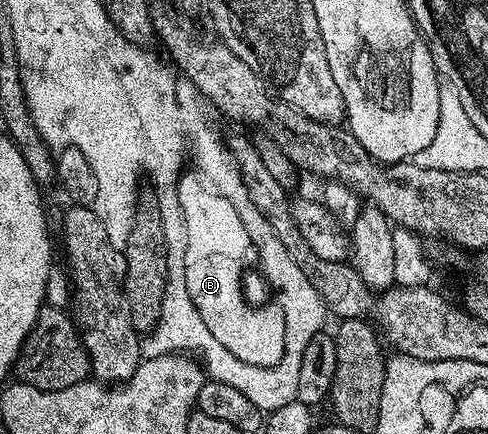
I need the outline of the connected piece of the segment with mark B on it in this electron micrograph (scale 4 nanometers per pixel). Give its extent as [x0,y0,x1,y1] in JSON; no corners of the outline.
[182,257,288,371]

